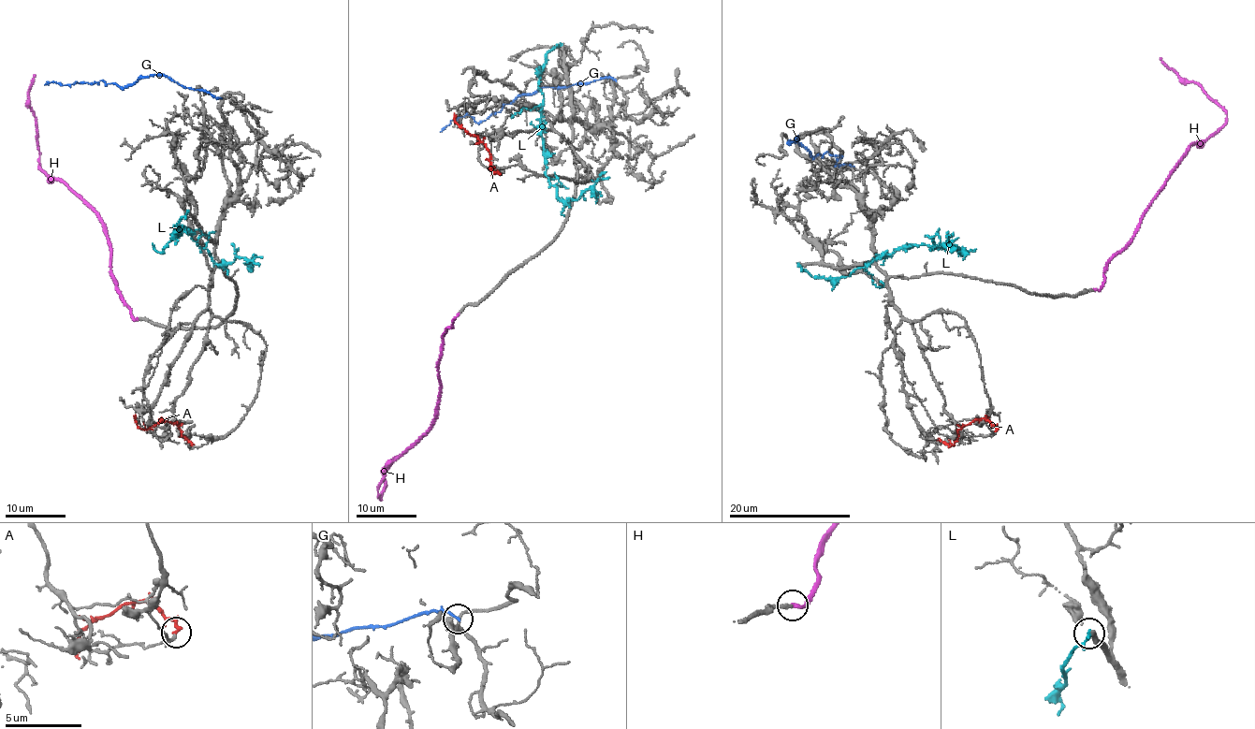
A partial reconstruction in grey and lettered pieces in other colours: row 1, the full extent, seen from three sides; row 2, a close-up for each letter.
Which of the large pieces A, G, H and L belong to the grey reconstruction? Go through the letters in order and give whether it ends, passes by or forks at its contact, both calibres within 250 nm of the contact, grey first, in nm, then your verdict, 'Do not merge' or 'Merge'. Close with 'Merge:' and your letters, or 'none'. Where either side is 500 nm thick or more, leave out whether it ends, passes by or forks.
A: It ends there. Thickness 240 nm (grey) against 240 nm. Do not merge
G: It ends there. Thickness 140 nm (grey) against 180 nm. Do not merge
H: It ends there. Thickness 240 nm (grey) against 240 nm. Merge
L: It ends there. Thickness 280 nm (grey) against 220 nm. Do not merge
Merge: H

